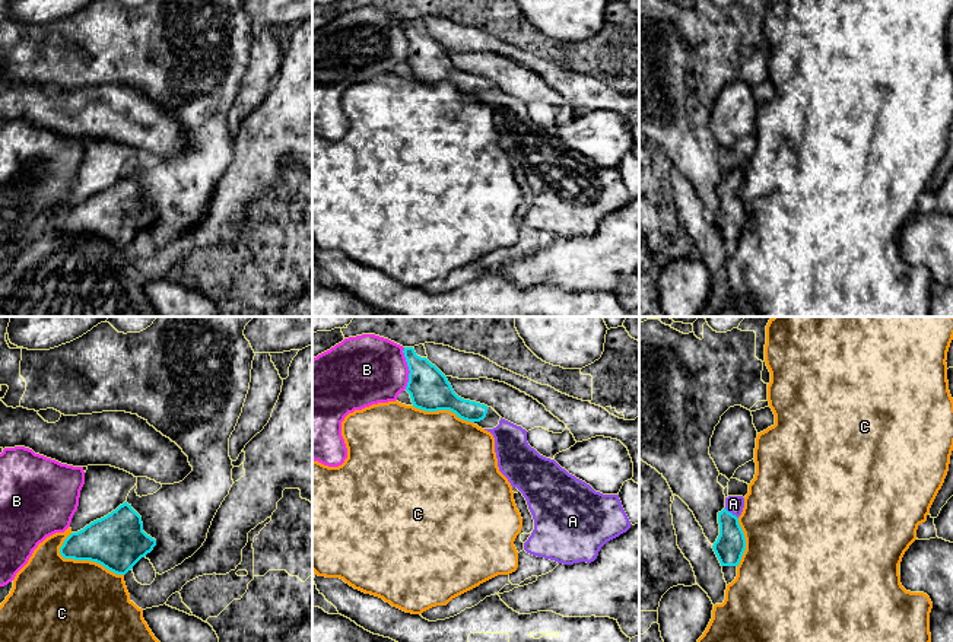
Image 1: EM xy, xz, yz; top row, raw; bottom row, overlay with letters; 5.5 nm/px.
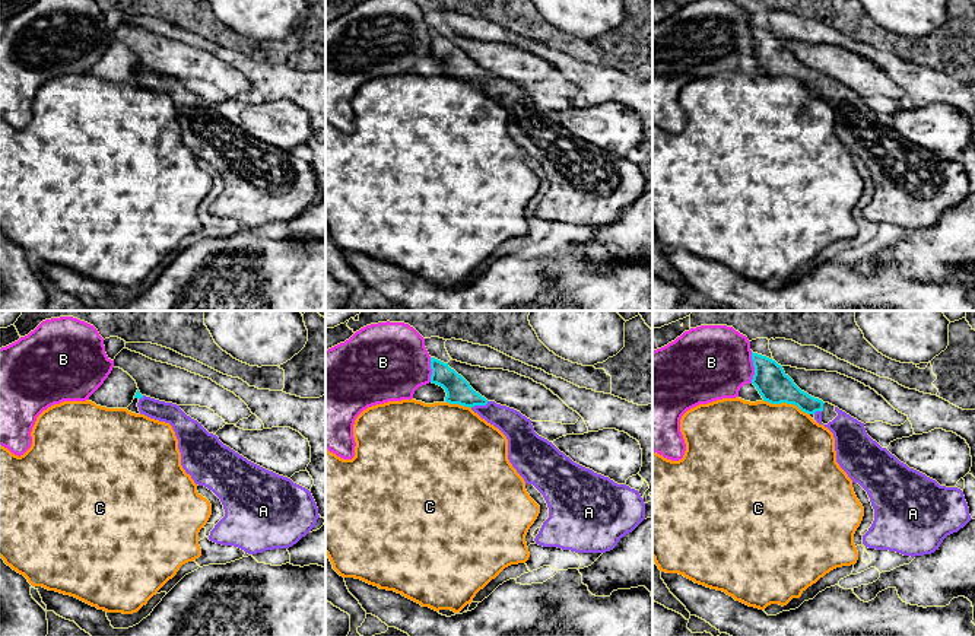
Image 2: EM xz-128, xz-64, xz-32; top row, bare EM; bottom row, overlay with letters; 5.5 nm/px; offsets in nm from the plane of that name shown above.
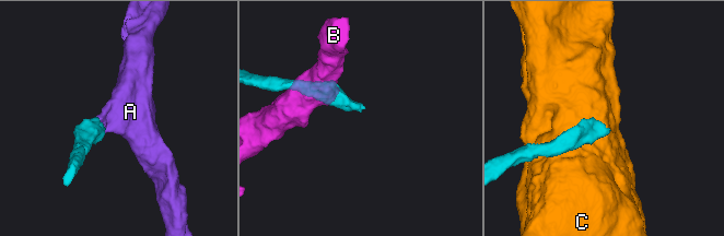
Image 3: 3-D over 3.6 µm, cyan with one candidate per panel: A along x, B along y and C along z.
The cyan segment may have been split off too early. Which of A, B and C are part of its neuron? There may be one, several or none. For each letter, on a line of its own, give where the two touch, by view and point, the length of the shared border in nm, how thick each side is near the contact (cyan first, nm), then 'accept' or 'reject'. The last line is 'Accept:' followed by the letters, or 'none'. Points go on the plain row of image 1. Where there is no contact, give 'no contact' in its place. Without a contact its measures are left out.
A: yz (730, 186) | 100 nm | 160/100 nm | accept
B: xz (409, 41) | 240 nm | 220/380 nm | reject
C: xy (89, 232) | 400 nm | 320/480 nm | reject
Accept: A

